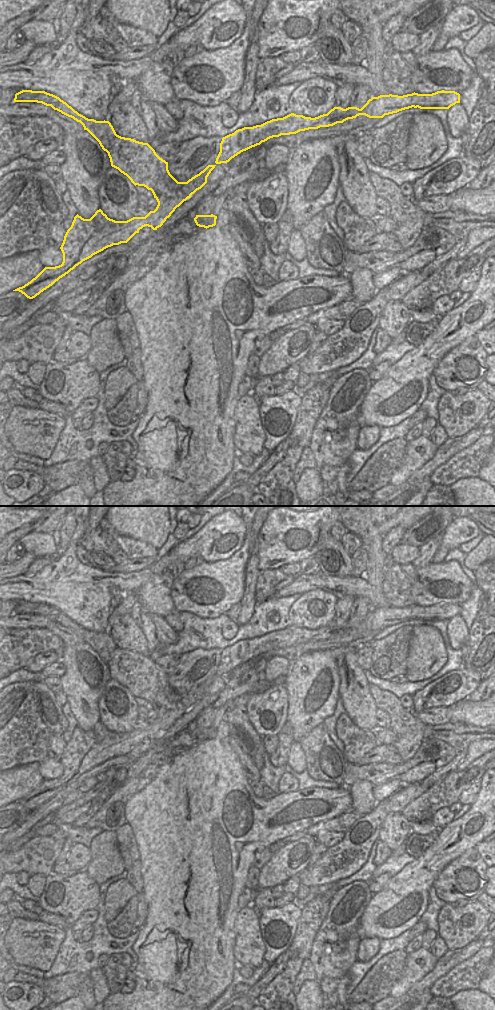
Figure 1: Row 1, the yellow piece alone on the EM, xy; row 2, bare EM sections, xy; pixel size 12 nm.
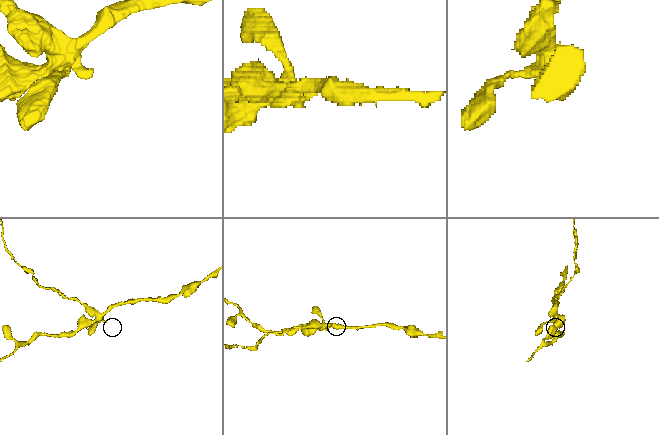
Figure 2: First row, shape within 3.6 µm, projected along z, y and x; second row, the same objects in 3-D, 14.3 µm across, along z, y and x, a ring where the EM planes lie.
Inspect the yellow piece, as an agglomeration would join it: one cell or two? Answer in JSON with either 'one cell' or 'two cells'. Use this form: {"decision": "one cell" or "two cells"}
{"decision": "two cells"}

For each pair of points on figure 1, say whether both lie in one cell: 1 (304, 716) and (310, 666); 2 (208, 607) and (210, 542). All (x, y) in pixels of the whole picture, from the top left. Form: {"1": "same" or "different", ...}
{"1": "same", "2": "different"}

